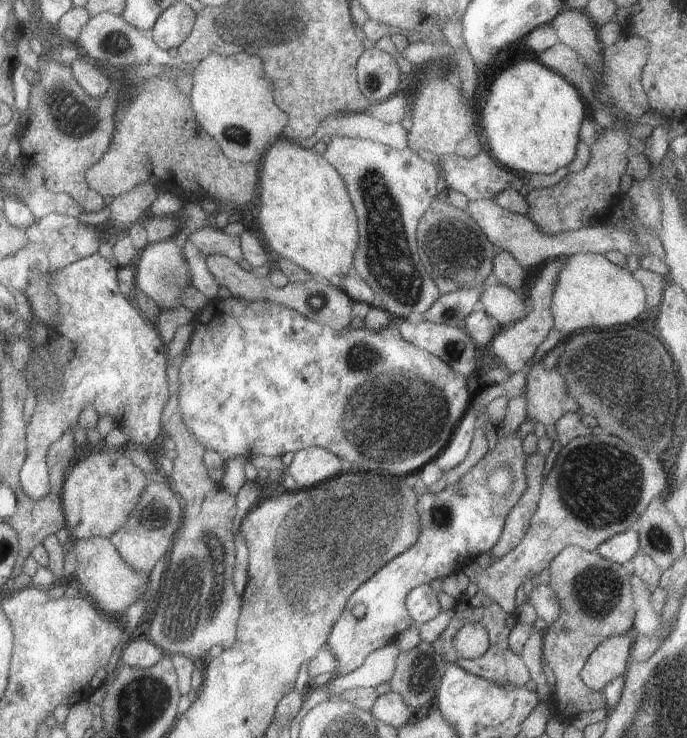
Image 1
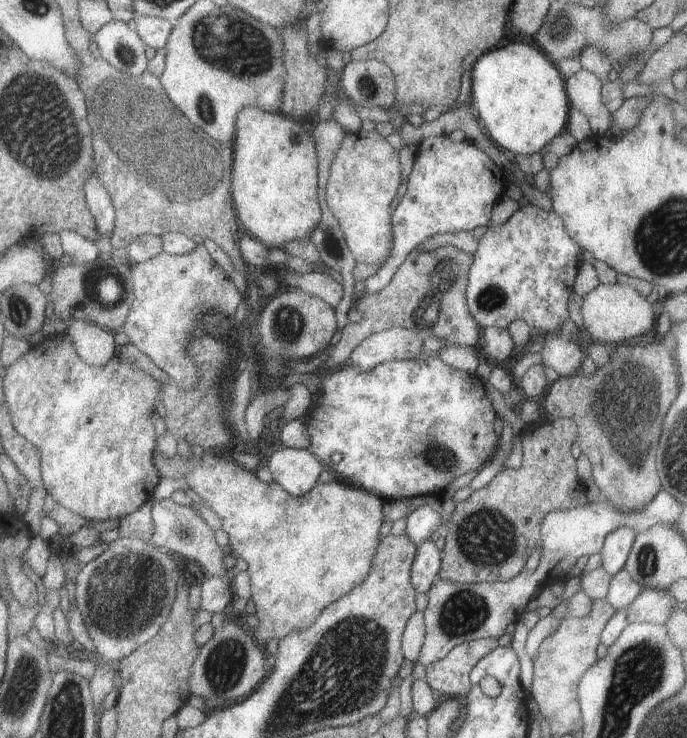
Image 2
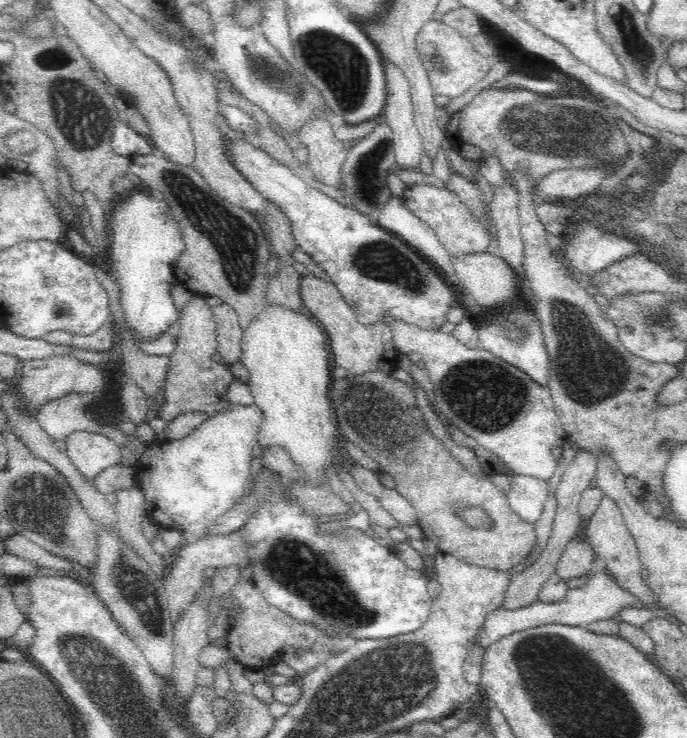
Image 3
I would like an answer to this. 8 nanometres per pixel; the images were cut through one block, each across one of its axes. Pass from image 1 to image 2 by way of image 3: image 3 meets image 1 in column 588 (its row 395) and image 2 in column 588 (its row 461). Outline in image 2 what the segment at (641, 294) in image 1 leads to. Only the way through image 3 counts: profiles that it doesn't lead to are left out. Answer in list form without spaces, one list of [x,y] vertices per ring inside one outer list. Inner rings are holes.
[[[599,284],[597,288],[593,288],[591,292],[587,292],[583,296],[583,304],[581,304],[581,316],[583,316],[583,332],[585,338],[589,342],[597,342],[597,344],[605,344],[605,342],[623,342],[629,338],[635,338],[647,330],[653,328],[653,308],[651,304],[645,300],[645,296],[641,296],[635,288],[631,286],[621,286],[621,284]]]

